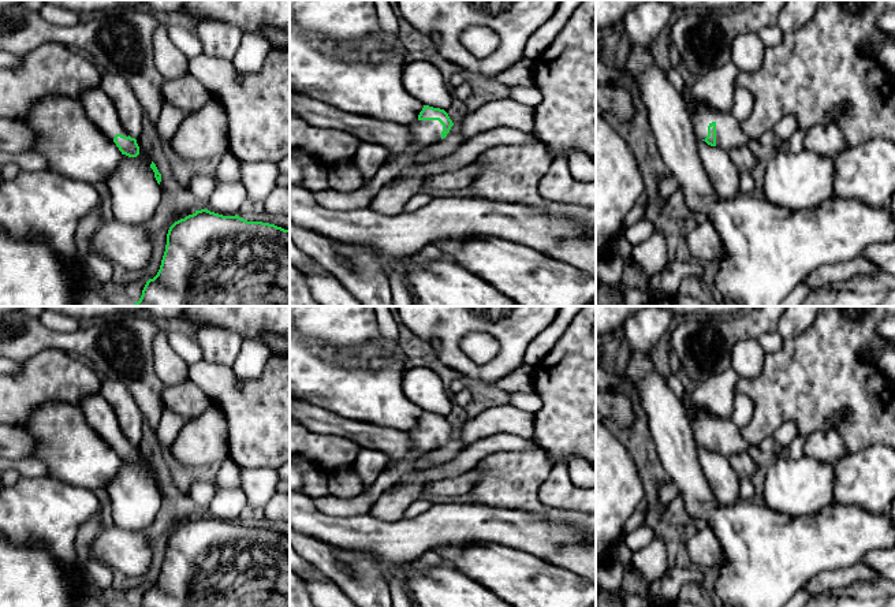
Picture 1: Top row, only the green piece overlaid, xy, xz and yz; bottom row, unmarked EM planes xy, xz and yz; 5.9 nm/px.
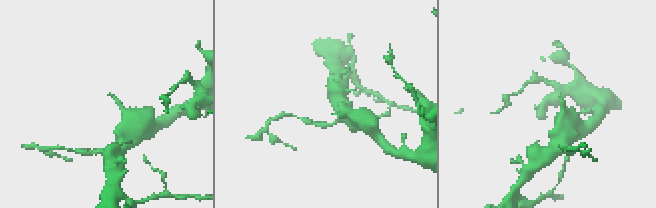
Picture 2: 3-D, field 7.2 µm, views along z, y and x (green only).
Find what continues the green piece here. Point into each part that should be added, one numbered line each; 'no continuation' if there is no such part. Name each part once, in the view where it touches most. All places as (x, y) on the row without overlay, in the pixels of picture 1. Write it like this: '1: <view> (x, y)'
1: yz (728, 440)

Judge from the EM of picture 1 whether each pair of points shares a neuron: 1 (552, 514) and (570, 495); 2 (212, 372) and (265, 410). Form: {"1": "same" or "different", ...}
{"1": "different", "2": "same"}

